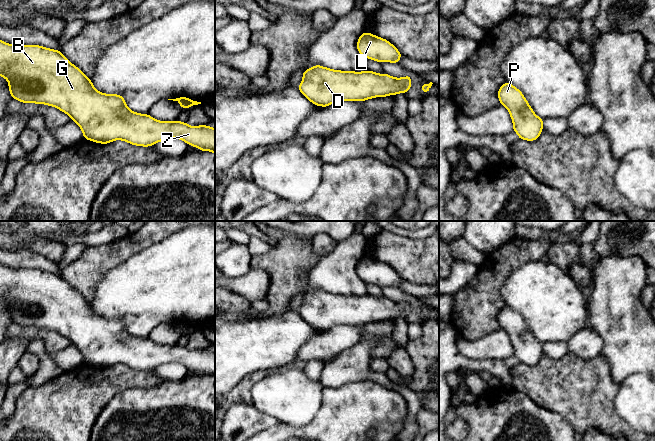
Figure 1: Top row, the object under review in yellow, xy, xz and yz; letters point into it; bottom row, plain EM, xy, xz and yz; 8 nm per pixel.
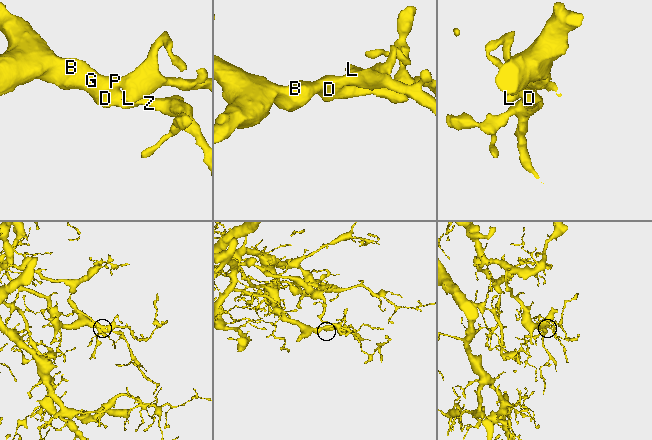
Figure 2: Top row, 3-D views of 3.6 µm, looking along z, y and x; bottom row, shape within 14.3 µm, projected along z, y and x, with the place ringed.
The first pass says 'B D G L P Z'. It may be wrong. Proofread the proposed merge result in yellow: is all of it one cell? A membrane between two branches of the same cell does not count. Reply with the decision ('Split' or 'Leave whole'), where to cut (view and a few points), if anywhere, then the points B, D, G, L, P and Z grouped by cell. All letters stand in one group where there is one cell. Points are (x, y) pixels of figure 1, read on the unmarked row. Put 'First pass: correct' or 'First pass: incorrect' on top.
First pass: correct
Leave whole. No split. Groups: B D G L P Z

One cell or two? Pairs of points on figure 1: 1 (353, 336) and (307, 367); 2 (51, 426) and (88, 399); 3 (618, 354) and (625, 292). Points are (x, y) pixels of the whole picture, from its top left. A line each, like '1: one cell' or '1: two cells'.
1: two cells
2: one cell
3: one cell

